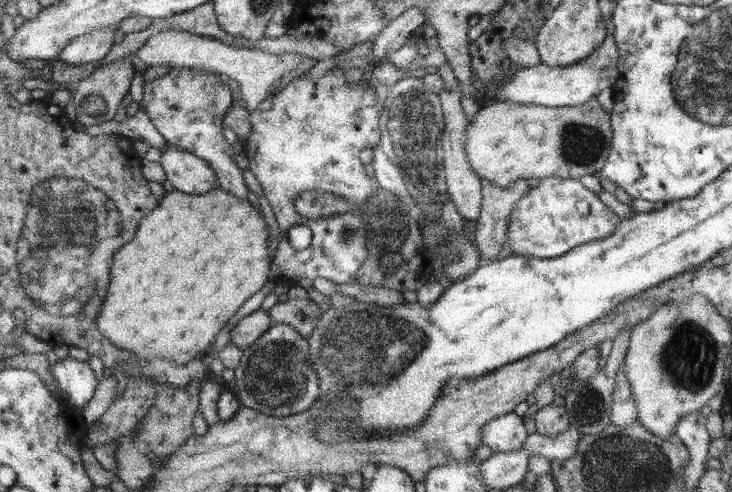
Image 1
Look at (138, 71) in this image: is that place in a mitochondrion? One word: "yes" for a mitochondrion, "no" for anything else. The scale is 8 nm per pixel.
no

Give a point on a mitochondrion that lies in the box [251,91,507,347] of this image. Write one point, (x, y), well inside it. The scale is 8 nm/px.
(390, 218)

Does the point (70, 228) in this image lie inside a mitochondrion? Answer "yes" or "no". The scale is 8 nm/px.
yes

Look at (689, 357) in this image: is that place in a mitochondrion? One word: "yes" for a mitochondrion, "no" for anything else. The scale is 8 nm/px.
yes

